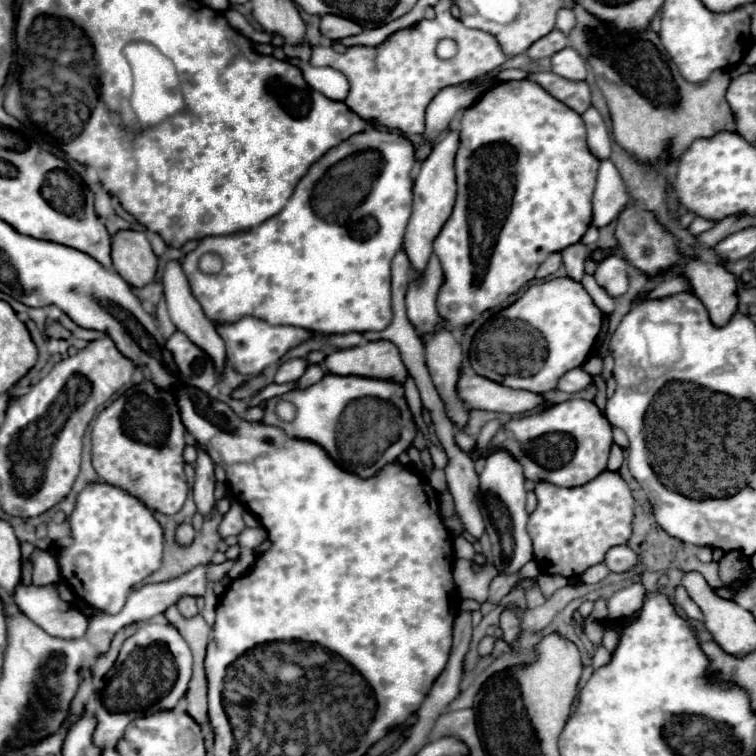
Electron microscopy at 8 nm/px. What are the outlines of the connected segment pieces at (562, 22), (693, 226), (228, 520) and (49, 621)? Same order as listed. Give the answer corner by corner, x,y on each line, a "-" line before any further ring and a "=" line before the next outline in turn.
561,8
557,12
557,30
569,34
575,28
575,14
569,8
=
697,216
695,220
689,225
689,231
695,236
709,230
715,225
716,222
704,219
702,217
=
233,502
233,504
231,504
229,512
225,514
225,518
223,518
221,526
219,526
219,534
221,534
223,538
227,538
227,536
239,536
239,534
245,530
243,512
245,512
243,504
239,504
239,502
=
19,584
15,588
12,598
23,614
27,614
35,624
39,624
39,628
43,628
51,636
59,636
59,638
67,640
67,638
81,638
87,632
87,622
89,622
87,616
83,612
79,612
73,604
65,602
59,596
59,590
55,584
49,584
43,588
39,588
35,584
29,584
29,586

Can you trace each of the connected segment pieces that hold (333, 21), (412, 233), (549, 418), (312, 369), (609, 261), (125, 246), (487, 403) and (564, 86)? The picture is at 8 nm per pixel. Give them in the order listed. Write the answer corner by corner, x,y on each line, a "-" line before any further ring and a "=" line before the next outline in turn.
323,16
321,18
321,34
329,40
341,40
341,38
347,38
347,36
355,36
361,32
361,26
347,20
347,18
341,18
341,16
=
449,132
445,138
441,138
431,154
423,160
421,164
421,172
413,184
413,214
411,220
407,224
407,232
405,232
405,252
407,258
411,262
411,268
415,272
423,272
423,268
427,268
427,260
433,252
433,240
435,236
439,236
443,224
449,220
451,216
451,208
455,204
457,194
457,183
455,170
453,170
453,158
459,146
459,134
457,132
=
567,400
553,404
531,416
509,420
491,440
491,448
509,450
523,466
525,478
555,486
583,486
607,470
607,456
613,444
611,424
587,400
=
309,364
307,370
305,370
305,374
299,378
299,388
307,388
307,386
319,382
325,374
327,374
327,370
325,370
323,366
319,366
319,364
=
607,256
603,262
599,262
599,266
597,266
593,276
599,282
599,286
603,286
613,298
625,294
627,288
629,288
625,258
=
121,230
113,236
111,248
113,268
121,278
133,286
141,288
153,282
157,272
157,256
151,250
151,244
143,232
=
461,374
457,390
459,390
459,398
465,404
469,404
469,408
475,408
475,410
489,410
489,412
501,412
501,414
525,414
539,406
543,408
551,406
541,394
513,390
477,374
473,376
=
553,72
529,74
529,78
535,80
539,86
543,86
551,96
573,108
577,114
583,114
591,104
589,86
585,82
571,82

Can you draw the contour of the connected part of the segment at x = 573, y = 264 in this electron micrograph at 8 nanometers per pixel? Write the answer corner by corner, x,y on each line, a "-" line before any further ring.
577,242
573,246
567,246
563,252
563,264
567,268
567,276
573,280
581,280
585,274
585,260
587,260
587,246
583,242

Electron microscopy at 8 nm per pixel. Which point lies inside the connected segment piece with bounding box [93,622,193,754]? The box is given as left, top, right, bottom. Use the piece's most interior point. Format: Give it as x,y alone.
154,666

